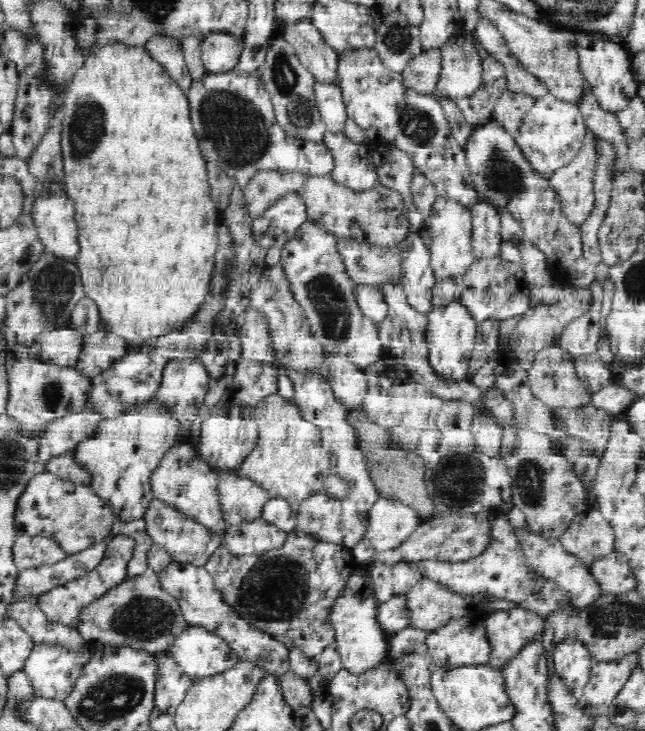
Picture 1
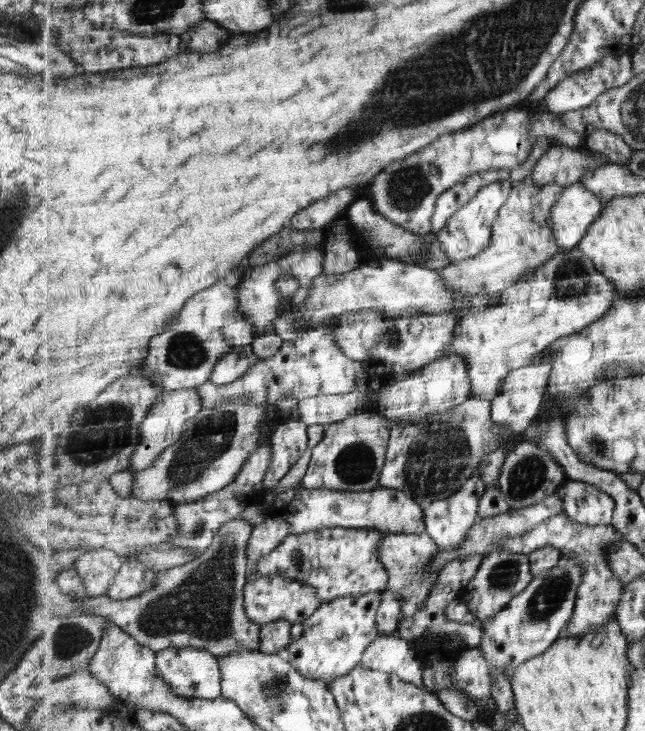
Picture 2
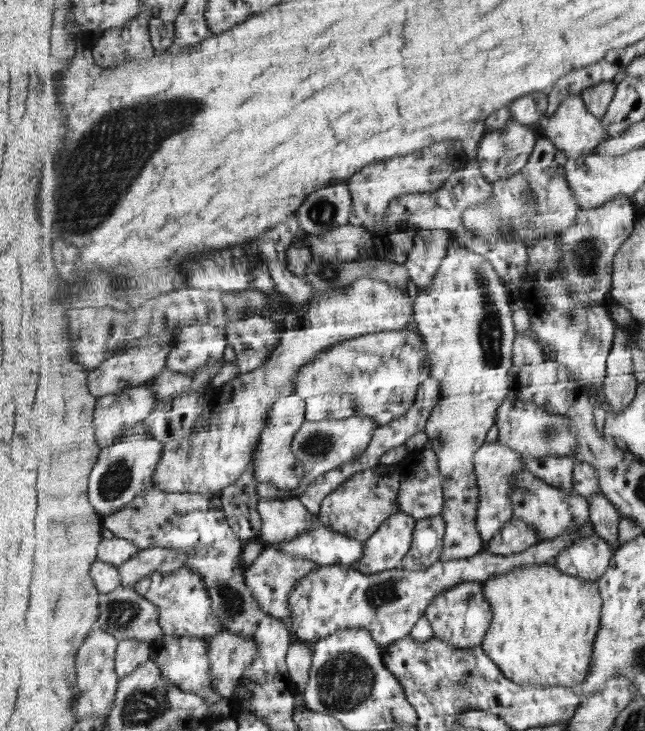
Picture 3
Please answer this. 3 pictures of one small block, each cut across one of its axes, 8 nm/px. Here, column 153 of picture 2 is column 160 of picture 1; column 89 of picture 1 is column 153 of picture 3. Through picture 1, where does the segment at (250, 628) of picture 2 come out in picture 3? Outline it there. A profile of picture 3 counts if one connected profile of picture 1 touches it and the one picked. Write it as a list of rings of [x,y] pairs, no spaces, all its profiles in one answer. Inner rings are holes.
[[[119,586],[113,592],[100,595],[100,620],[96,628],[112,634],[120,641],[135,638],[157,643],[165,634],[159,622],[159,606],[139,594],[134,587]]]

